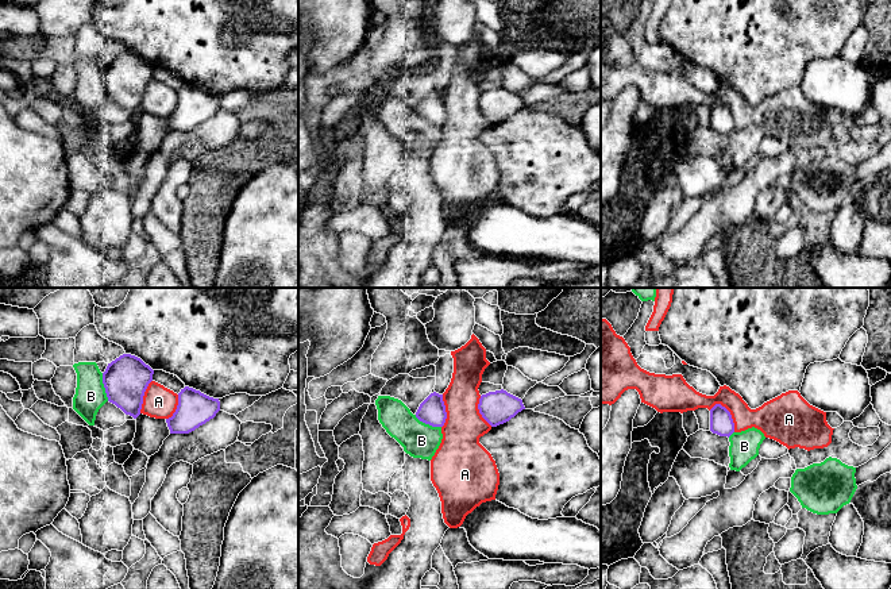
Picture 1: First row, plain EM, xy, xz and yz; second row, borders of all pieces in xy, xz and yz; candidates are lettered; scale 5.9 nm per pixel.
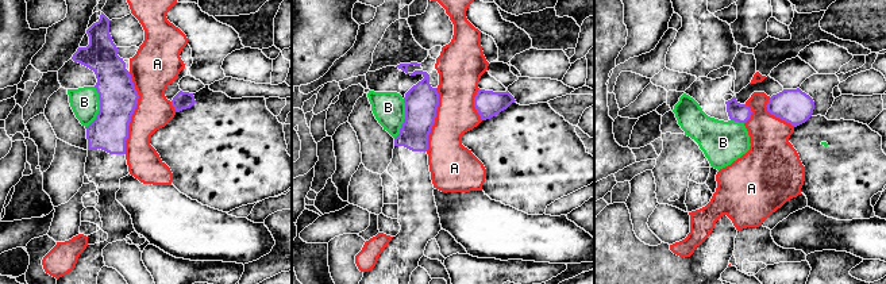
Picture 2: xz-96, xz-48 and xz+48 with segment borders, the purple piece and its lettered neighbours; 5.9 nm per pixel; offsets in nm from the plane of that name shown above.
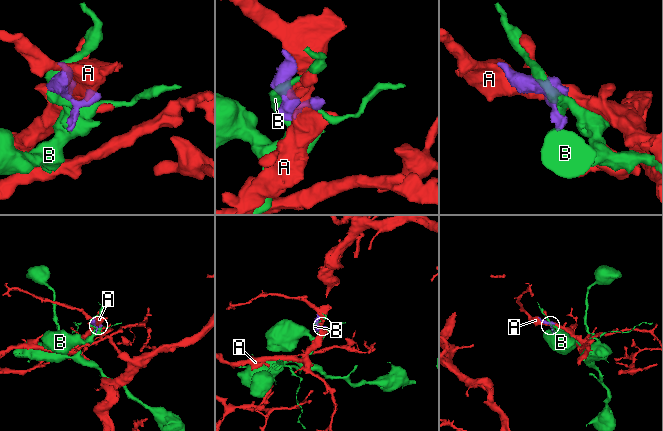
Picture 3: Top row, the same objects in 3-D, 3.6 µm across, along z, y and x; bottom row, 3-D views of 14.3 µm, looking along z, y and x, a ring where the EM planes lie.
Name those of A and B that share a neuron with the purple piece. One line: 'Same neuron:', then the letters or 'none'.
Same neuron: none

